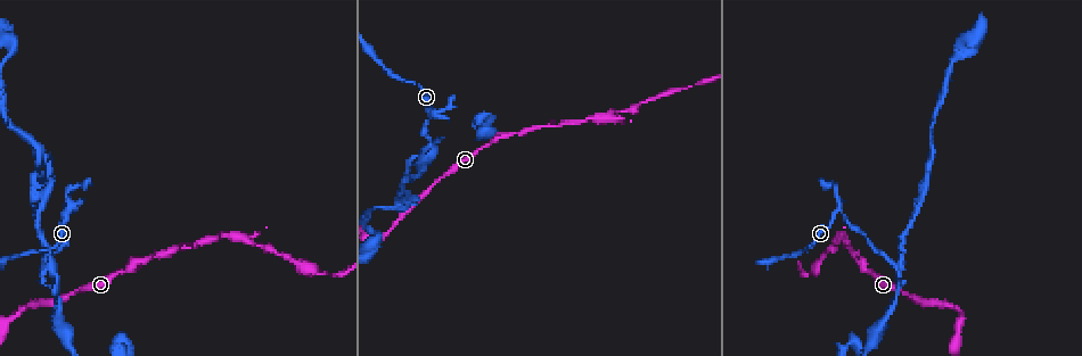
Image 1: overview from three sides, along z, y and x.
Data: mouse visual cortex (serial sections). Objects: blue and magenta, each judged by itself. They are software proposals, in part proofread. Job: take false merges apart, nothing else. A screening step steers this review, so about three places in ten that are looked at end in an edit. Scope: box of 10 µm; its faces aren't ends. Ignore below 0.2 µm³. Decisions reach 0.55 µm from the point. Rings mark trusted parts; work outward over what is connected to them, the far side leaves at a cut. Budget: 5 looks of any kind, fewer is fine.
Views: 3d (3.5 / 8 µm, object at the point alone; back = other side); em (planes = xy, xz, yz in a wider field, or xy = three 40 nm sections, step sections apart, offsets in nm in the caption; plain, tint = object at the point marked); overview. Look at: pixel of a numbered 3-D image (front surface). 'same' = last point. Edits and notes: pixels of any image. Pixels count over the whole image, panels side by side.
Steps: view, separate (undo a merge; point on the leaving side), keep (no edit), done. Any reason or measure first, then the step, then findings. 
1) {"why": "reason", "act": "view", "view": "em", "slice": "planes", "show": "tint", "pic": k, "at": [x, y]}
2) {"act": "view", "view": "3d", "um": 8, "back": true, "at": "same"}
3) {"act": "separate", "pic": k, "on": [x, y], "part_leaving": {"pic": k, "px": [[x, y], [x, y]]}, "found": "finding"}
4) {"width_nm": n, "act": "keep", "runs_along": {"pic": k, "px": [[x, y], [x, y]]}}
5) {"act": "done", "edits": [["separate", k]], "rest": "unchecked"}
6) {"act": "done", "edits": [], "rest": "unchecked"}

{"act": "view", "view": "3d", "um": 8, "pic": 1, "at": [43, 264]}

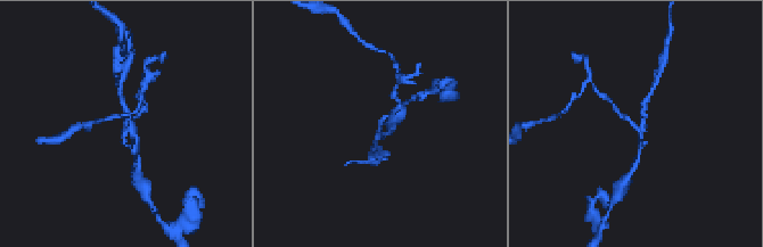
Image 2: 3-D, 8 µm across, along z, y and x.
{"act": "view", "view": "3d", "um": 3.5, "at": "same"}

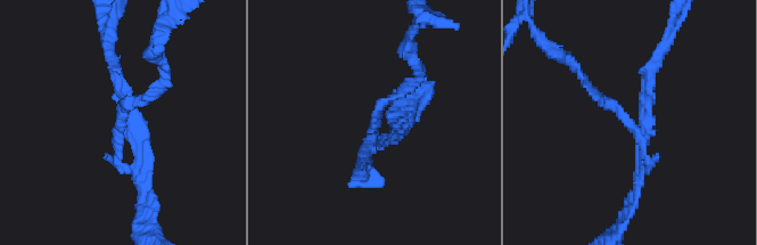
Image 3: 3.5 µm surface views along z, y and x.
{"why": "need the tissue", "act": "view", "view": "em", "slice": "xy", "step": 2, "show": "tint", "pic": 3, "at": [632, 126]}

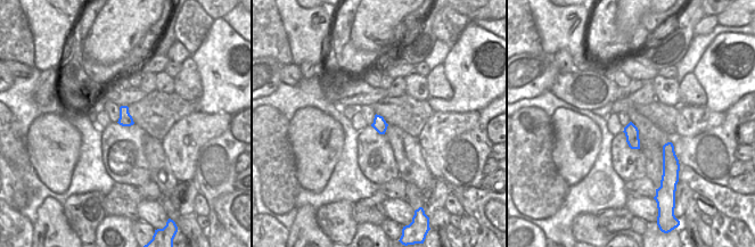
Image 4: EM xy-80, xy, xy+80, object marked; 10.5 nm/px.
{"act": "keep", "runs_along": {"pic": 3, "px": [[414, 84], [379, 105], [369, 146]]}, "found": "one cell here"}

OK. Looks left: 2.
{"why": "narrows sharply", "act": "view", "view": "3d", "um": 3.5, "pic": 1, "at": [578, 122]}

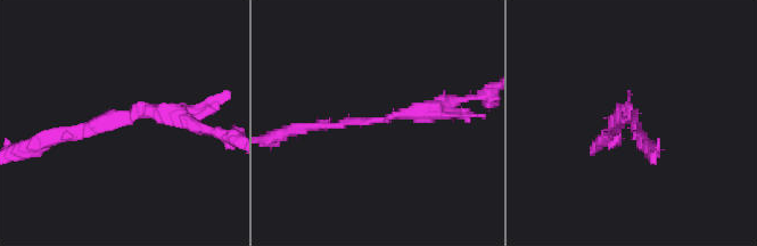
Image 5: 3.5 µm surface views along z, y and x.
{"arm_widths_nm": [150, 250], "why": "need the tissue", "act": "view", "view": "em", "slice": "xy", "step": 3, "show": "tint", "pic": 5, "at": [381, 121]}

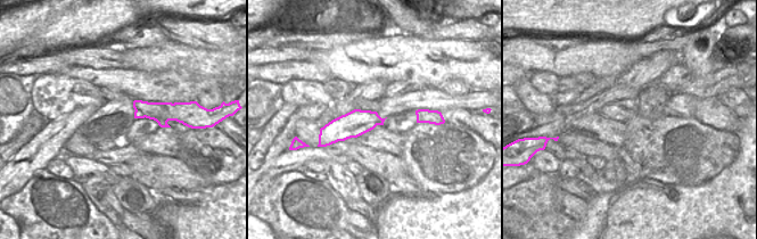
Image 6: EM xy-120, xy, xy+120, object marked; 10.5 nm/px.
{"act": "separate", "pic": 5, "on": [227, 138], "part_leaving": {"pic": 5, "px": [[404, 113], [487, 95]]}, "found": "two cells meet here"}

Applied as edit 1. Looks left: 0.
{"act": "done", "edits": [["separate", 5]], "rest": "unchecked"}

